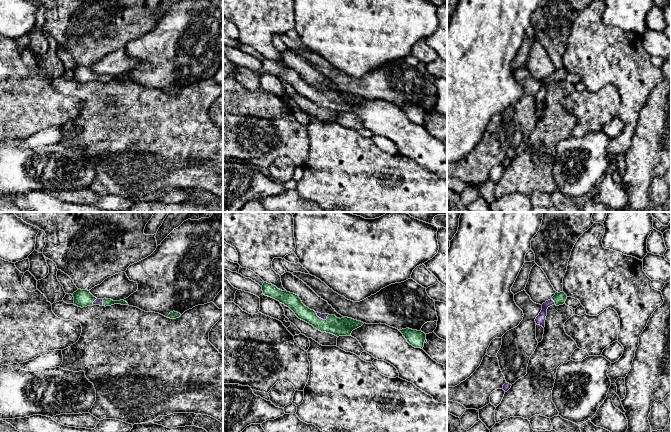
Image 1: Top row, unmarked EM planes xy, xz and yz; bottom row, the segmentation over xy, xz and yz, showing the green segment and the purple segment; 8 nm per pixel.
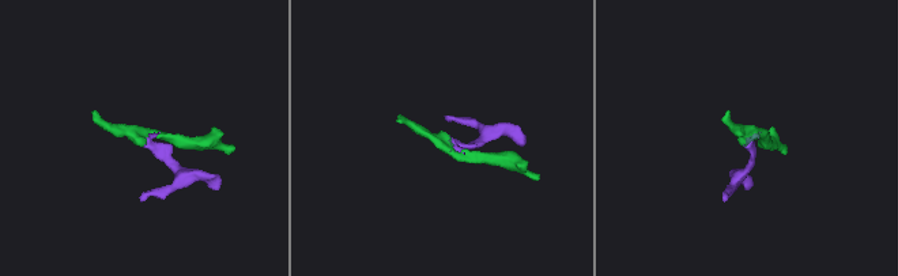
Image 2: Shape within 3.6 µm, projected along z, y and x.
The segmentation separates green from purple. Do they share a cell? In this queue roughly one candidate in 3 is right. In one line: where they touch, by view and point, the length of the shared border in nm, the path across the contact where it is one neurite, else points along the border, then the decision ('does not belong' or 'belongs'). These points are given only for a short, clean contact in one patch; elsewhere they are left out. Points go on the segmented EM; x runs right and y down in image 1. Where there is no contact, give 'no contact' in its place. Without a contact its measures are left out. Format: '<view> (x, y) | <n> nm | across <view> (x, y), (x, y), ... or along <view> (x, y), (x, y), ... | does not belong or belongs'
yz (554, 301) | 60 nm | across yz (559, 298), (554, 301), (544, 308), (540, 319) | belongs

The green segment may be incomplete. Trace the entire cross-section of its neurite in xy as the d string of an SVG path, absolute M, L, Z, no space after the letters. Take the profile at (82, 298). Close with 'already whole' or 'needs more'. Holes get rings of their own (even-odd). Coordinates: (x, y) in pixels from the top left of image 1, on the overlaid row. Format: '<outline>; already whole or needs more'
M78 289L76 292L73 294L74 297L74 305L78 307L87 307L87 306L93 306L93 305L100 305L100 306L111 306L114 304L121 304L121 305L128 305L128 303L124 300L120 301L113 301L111 299L97 299L94 297L90 291L88 290L81 290Z; needs more

